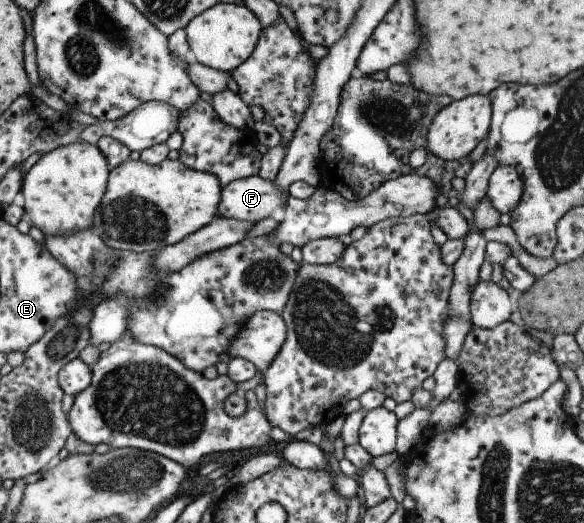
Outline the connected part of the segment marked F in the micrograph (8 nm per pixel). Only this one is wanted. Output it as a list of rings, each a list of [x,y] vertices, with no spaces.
[[[258,175],[240,178],[238,181],[231,181],[228,185],[221,187],[215,215],[220,218],[252,220],[253,222],[260,221],[270,215],[278,217],[289,197],[288,191],[279,190],[277,186],[273,185],[273,181],[263,180]]]

